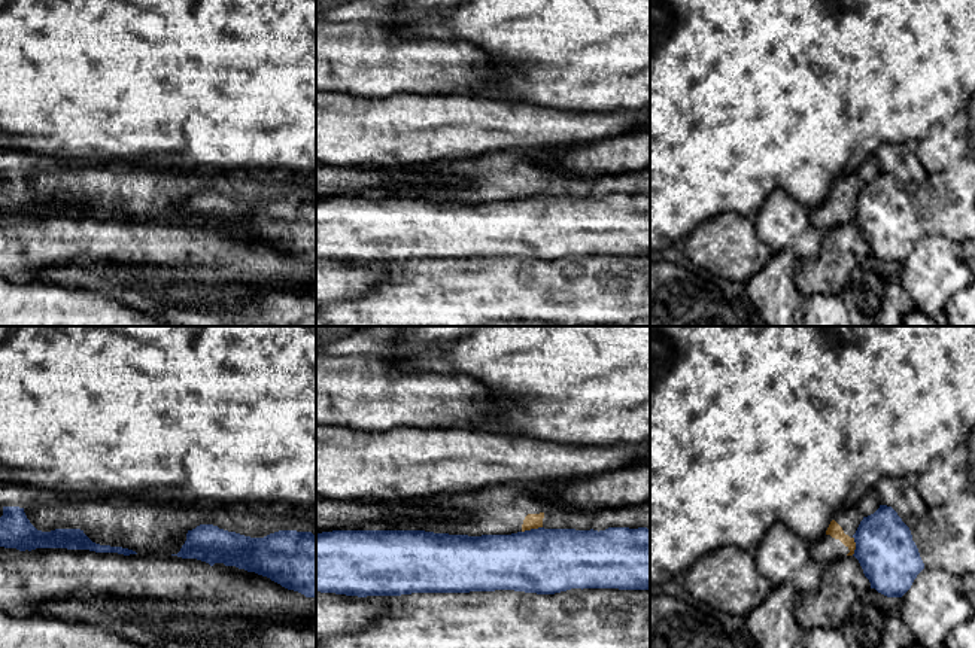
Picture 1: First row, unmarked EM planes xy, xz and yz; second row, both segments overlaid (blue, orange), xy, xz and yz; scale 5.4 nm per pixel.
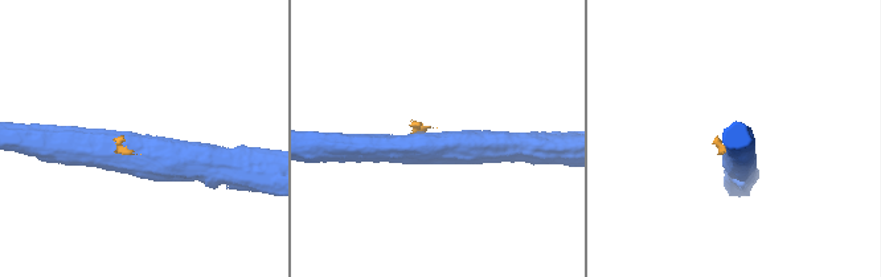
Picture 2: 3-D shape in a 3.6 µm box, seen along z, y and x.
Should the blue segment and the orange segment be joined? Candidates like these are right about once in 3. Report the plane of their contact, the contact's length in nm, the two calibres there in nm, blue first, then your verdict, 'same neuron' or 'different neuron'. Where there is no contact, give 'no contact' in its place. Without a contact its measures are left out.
meets blue in xz; contact 120 nm long; 360 nm thick on the blue side, 80 nm on the other; different neuron

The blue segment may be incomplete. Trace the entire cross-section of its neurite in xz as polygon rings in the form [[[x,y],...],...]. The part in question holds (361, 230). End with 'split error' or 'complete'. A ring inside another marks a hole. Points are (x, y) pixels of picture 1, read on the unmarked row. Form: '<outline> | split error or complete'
[[[531,195],[511,201],[449,201],[425,197],[332,197],[316,201],[316,258],[346,262],[514,256],[555,261],[571,255],[650,256],[650,195]]] | complete

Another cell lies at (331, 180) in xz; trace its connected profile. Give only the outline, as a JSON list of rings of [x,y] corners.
[[[316,161],[316,201],[332,197],[365,197],[371,191],[398,189],[400,186],[431,186],[437,179],[431,174],[408,171],[406,167],[328,165]]]

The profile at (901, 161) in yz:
[[[883,144],[875,156],[880,170],[892,173],[902,188],[912,197],[926,180],[926,170],[914,150],[903,144]]]

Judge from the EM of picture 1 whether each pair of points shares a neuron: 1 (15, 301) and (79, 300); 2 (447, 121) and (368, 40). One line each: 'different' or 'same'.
1: same
2: different

